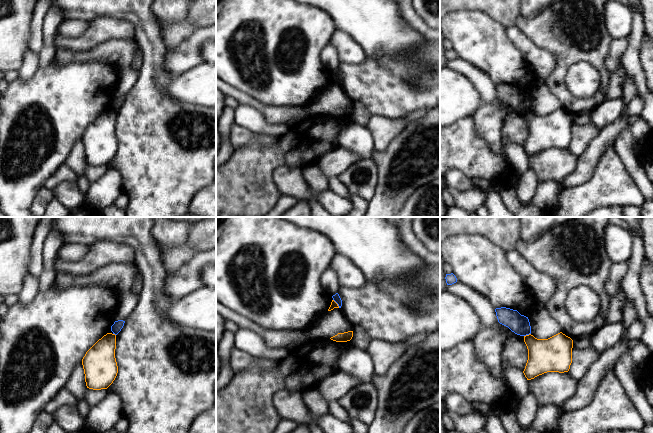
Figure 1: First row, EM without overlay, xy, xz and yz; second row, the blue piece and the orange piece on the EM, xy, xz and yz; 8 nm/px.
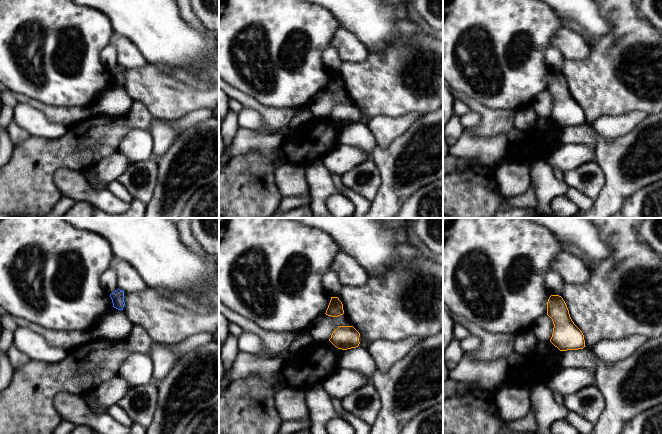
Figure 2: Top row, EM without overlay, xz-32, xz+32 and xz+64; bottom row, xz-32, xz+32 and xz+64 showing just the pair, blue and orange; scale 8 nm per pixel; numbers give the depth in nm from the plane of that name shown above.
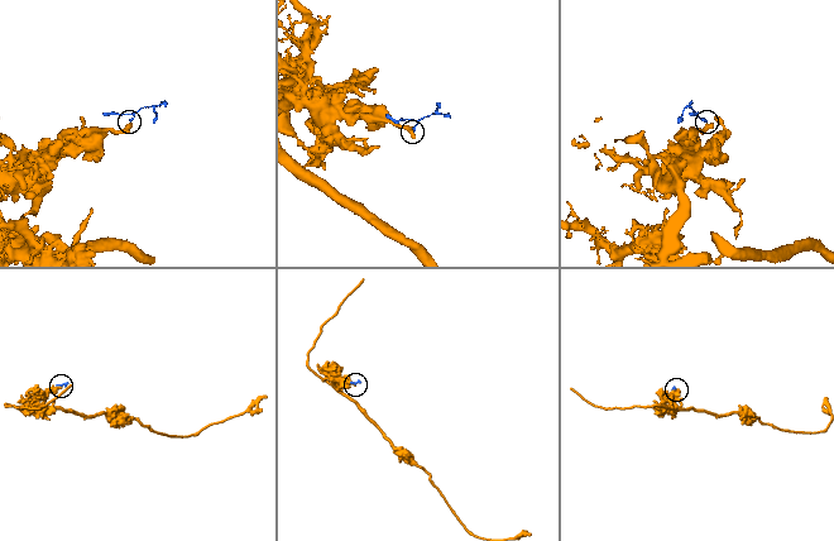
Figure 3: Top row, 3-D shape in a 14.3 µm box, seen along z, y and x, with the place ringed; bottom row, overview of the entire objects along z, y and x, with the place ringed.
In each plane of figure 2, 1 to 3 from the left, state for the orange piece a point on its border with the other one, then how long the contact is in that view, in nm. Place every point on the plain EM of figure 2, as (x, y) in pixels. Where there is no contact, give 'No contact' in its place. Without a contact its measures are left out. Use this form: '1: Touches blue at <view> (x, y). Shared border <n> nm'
1: No contact
2: No contact
3: No contact

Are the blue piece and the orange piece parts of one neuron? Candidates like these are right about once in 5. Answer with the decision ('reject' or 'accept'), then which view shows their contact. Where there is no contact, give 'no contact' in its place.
reject; contact in xz

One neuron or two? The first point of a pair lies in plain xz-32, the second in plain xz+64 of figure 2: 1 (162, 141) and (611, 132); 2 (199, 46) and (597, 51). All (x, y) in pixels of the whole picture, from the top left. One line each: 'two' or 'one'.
1: one
2: two

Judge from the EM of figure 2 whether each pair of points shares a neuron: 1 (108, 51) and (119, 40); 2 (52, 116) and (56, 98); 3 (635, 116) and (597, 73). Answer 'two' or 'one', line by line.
1: two
2: two
3: two

